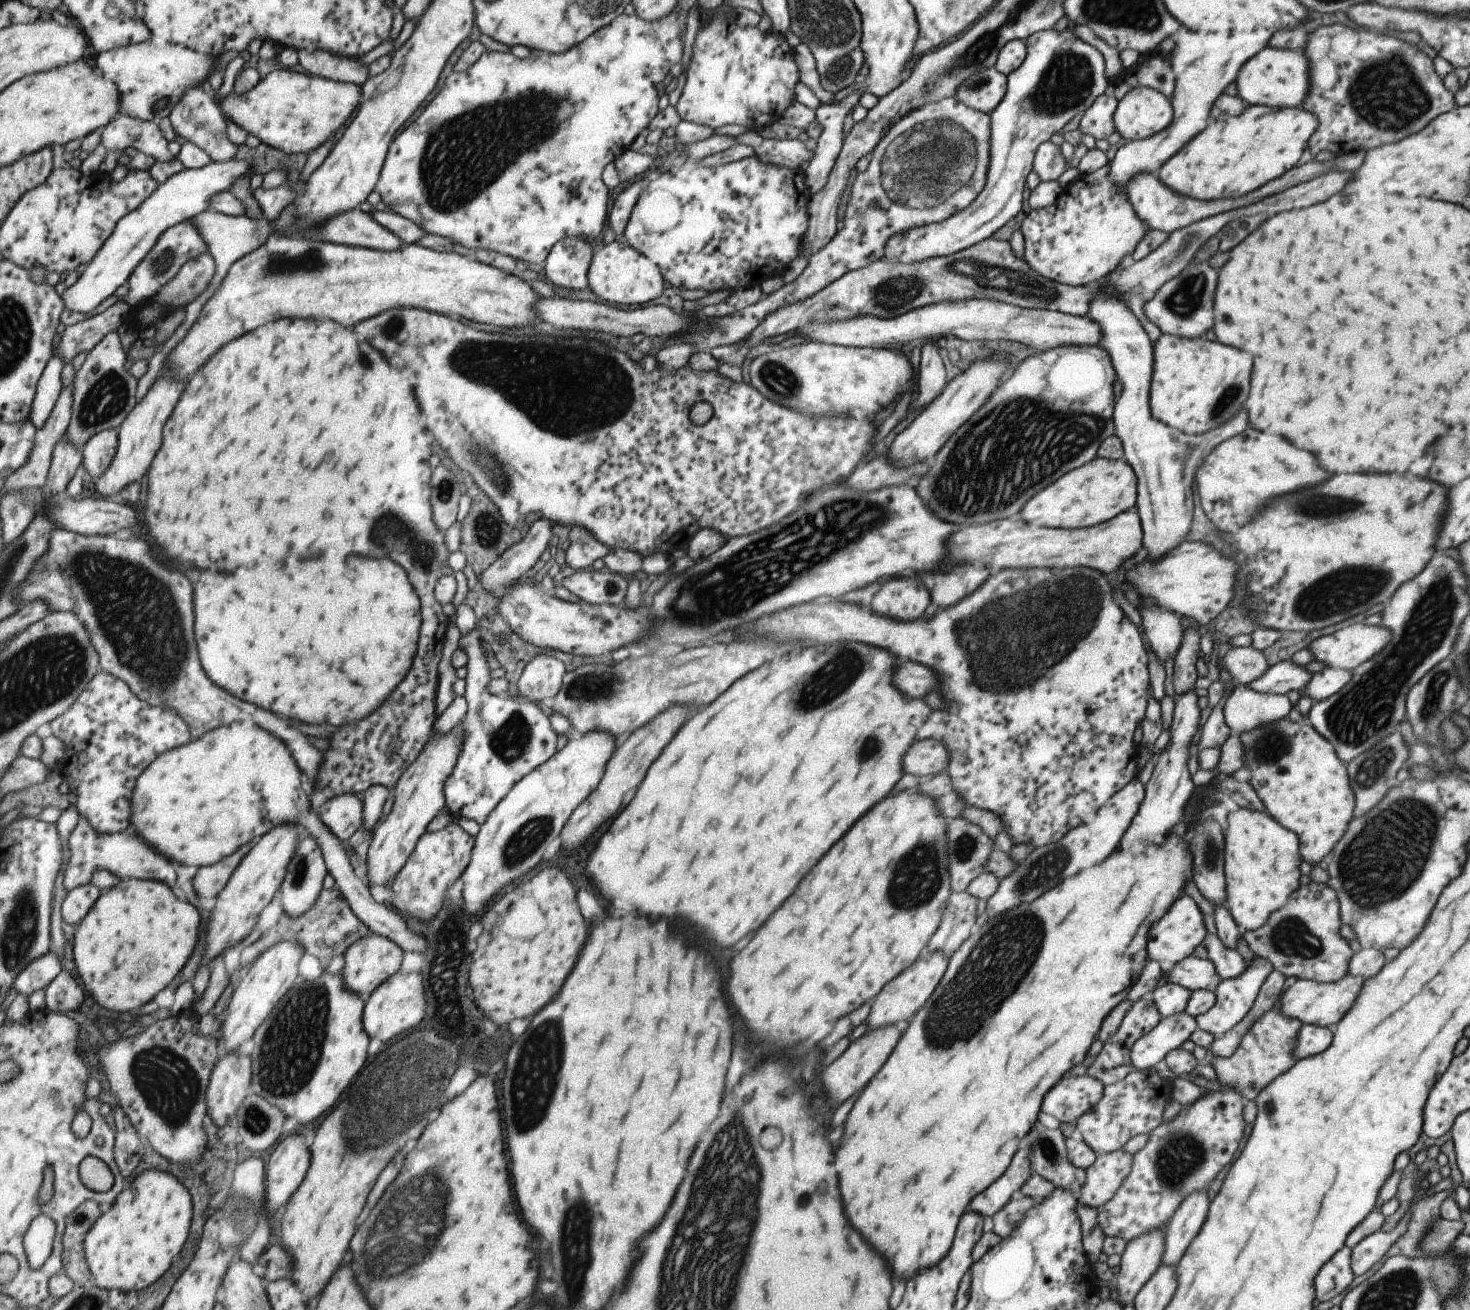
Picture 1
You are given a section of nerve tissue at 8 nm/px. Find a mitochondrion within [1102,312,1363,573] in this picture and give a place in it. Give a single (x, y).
(1313, 505)

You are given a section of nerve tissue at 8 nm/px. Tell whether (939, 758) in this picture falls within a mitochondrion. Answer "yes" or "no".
no

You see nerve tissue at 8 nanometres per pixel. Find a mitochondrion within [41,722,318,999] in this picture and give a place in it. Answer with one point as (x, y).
(300, 871)

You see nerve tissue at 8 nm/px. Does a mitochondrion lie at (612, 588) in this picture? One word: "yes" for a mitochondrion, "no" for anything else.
yes

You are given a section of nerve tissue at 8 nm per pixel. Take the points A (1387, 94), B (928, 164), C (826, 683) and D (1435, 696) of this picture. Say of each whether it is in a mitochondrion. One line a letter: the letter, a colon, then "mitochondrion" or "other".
A: mitochondrion
B: mitochondrion
C: mitochondrion
D: mitochondrion

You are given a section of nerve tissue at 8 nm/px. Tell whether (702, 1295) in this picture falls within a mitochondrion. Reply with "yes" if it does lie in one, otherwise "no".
yes

